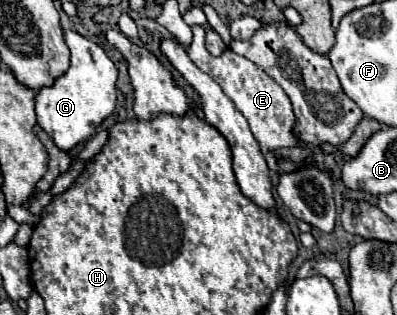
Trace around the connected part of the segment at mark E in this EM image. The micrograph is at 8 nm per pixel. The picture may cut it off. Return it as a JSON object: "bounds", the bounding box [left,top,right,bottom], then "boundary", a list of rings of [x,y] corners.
{"bounds":[187,25,297,153],"boundary":[[[193,25],[193,43],[187,49],[189,57],[193,59],[193,63],[207,75],[211,75],[223,89],[223,93],[235,103],[235,107],[243,113],[243,117],[247,119],[253,137],[257,139],[259,147],[263,153],[269,153],[273,149],[279,147],[295,147],[297,139],[293,139],[293,109],[291,109],[291,101],[285,95],[285,91],[261,69],[257,67],[253,61],[233,53],[231,49],[227,49],[221,57],[213,57],[209,55],[209,51],[205,49],[205,31],[201,25]]]}

